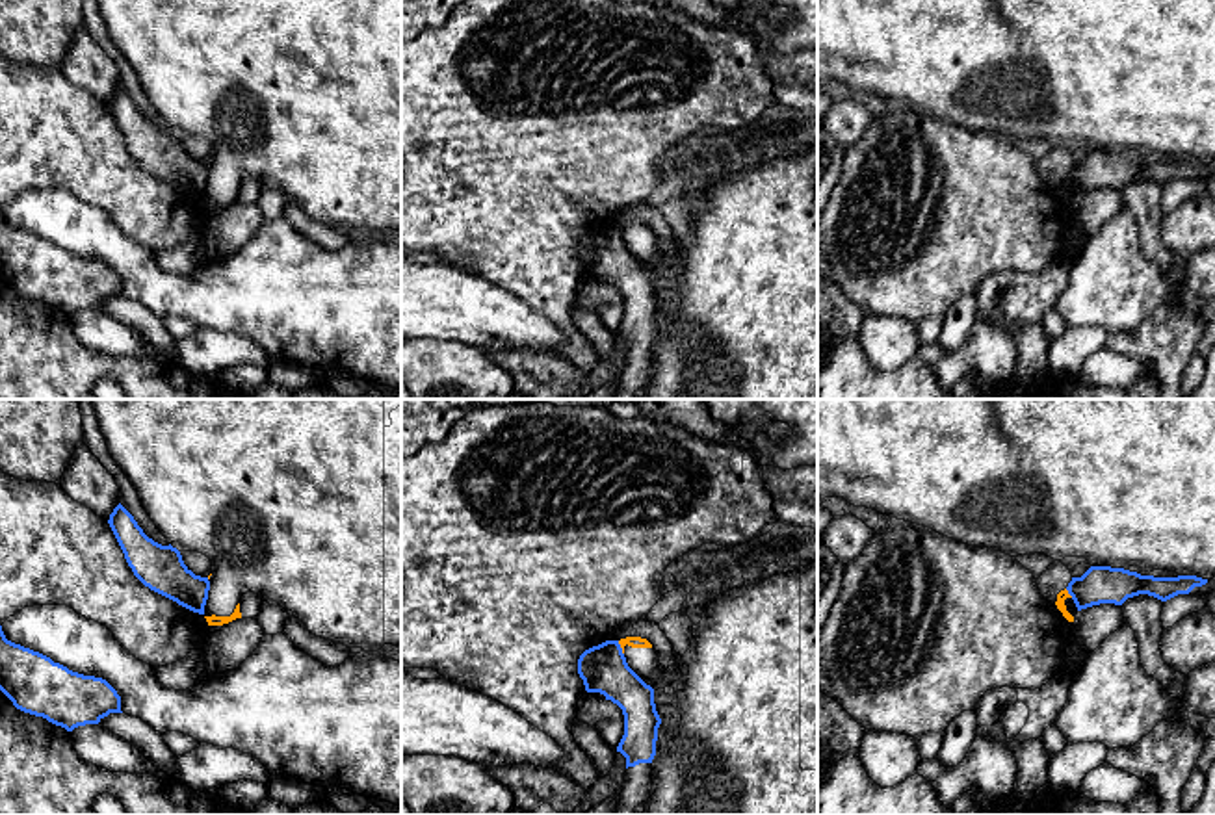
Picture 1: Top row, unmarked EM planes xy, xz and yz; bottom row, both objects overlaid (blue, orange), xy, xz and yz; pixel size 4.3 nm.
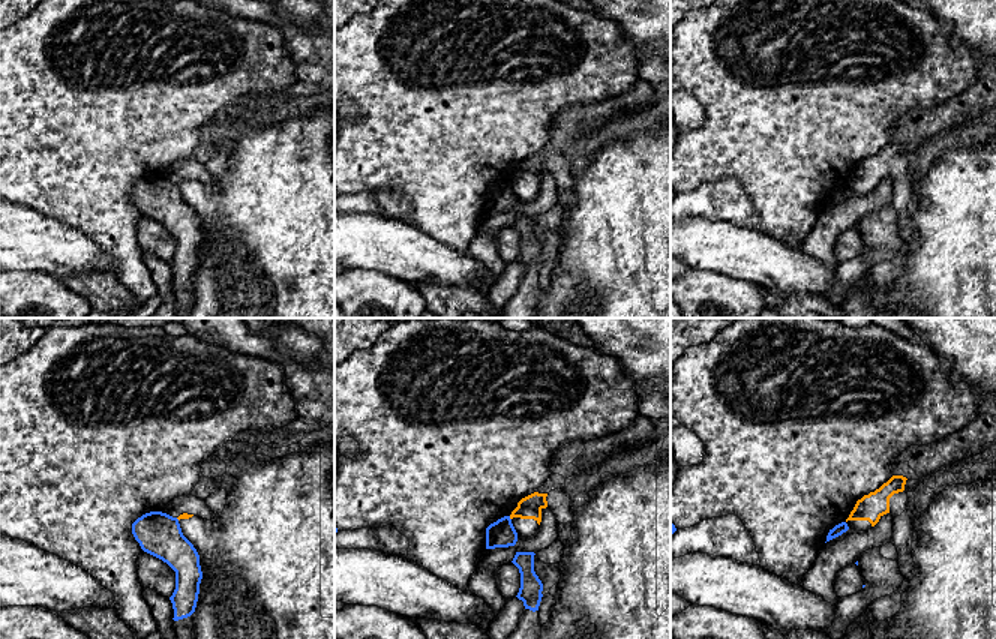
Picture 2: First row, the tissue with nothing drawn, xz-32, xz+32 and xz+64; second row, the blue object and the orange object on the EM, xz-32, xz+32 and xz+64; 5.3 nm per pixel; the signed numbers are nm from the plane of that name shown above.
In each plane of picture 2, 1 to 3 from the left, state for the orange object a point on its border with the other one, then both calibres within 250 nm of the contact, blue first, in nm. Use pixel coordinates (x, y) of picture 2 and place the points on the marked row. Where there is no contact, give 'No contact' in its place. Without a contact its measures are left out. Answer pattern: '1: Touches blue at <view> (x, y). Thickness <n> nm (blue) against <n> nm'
1: No contact
2: Touches blue at xz+32 (509, 518). Thickness 140 nm (blue) against 130 nm
3: No contact

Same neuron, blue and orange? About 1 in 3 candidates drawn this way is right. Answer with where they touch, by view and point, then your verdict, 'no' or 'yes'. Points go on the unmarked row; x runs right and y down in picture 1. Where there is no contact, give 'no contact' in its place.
contact xz (621, 232); no

